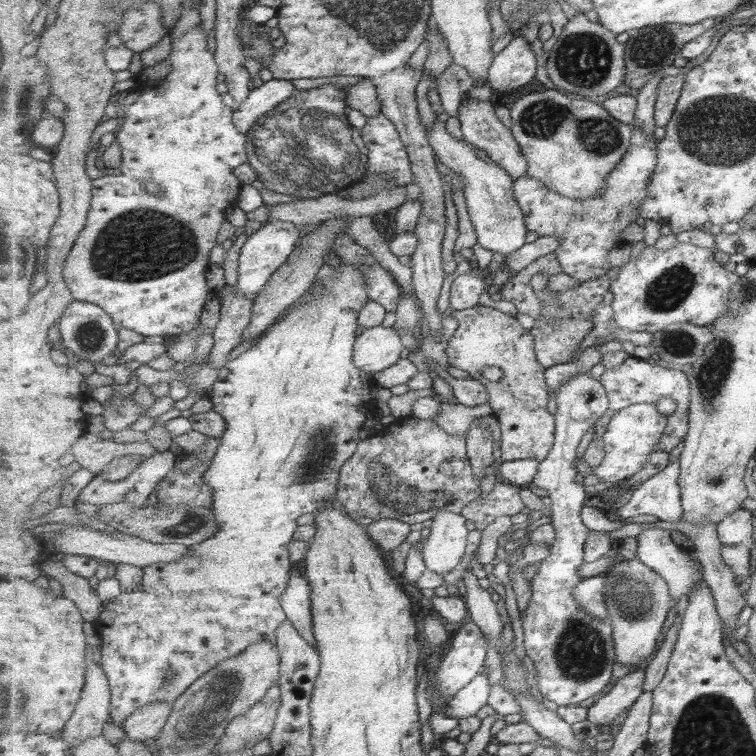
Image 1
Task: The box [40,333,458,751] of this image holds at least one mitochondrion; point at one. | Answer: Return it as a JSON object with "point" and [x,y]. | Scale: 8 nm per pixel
{"point":[214,699]}

